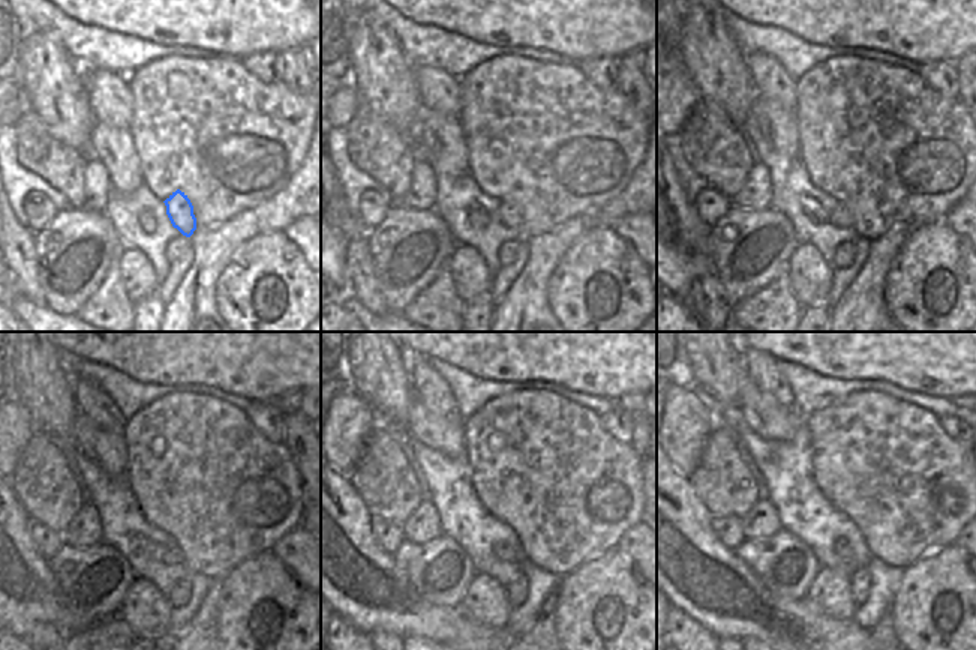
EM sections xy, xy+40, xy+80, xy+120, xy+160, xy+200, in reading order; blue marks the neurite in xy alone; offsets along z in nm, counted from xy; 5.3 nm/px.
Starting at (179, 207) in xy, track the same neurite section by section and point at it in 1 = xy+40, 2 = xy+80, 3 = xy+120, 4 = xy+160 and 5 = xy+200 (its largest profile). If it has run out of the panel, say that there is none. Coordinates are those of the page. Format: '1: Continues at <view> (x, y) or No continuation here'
1: Continues at xy+40 (510, 215)
2: Continues at xy+80 (841, 218)
3: Continues at xy+120 (167, 554)
4: Continues at xy+160 (502, 551)
5: Continues at xy+200 (841, 548).

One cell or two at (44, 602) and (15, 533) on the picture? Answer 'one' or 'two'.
one

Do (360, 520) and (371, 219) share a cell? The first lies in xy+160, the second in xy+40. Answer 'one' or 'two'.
two

